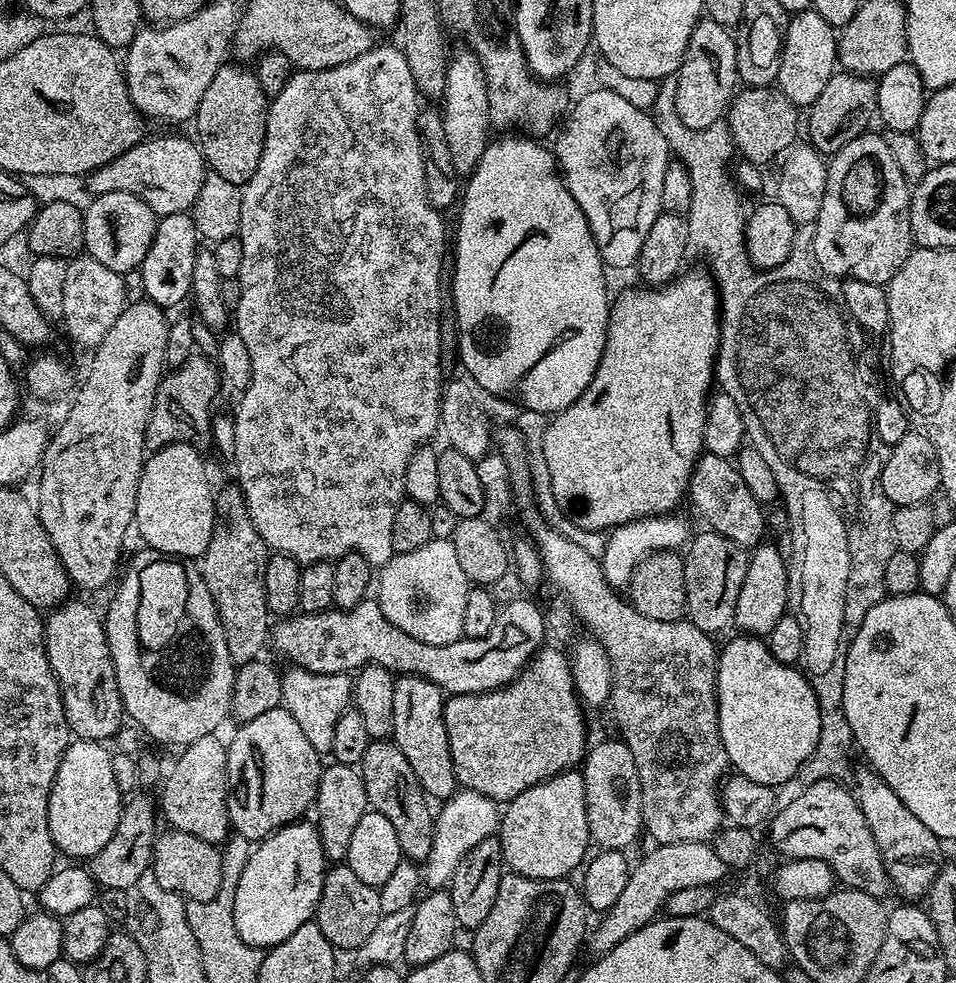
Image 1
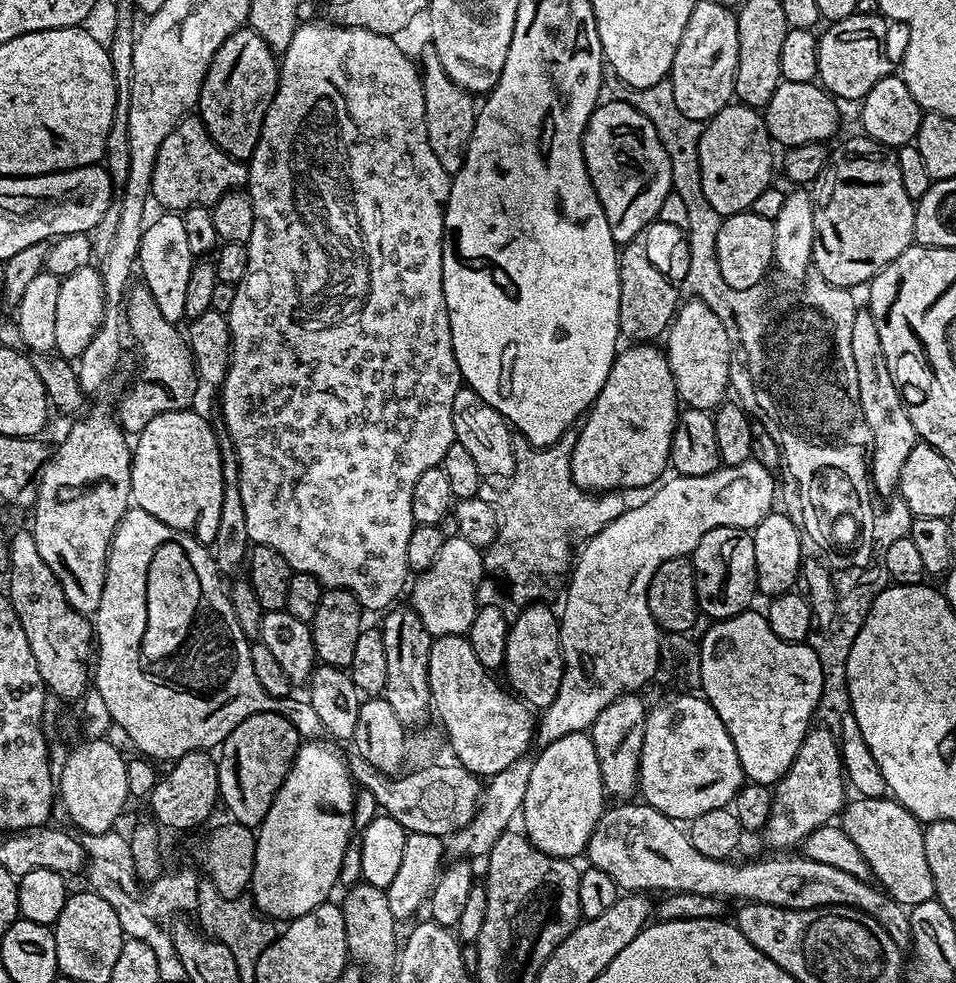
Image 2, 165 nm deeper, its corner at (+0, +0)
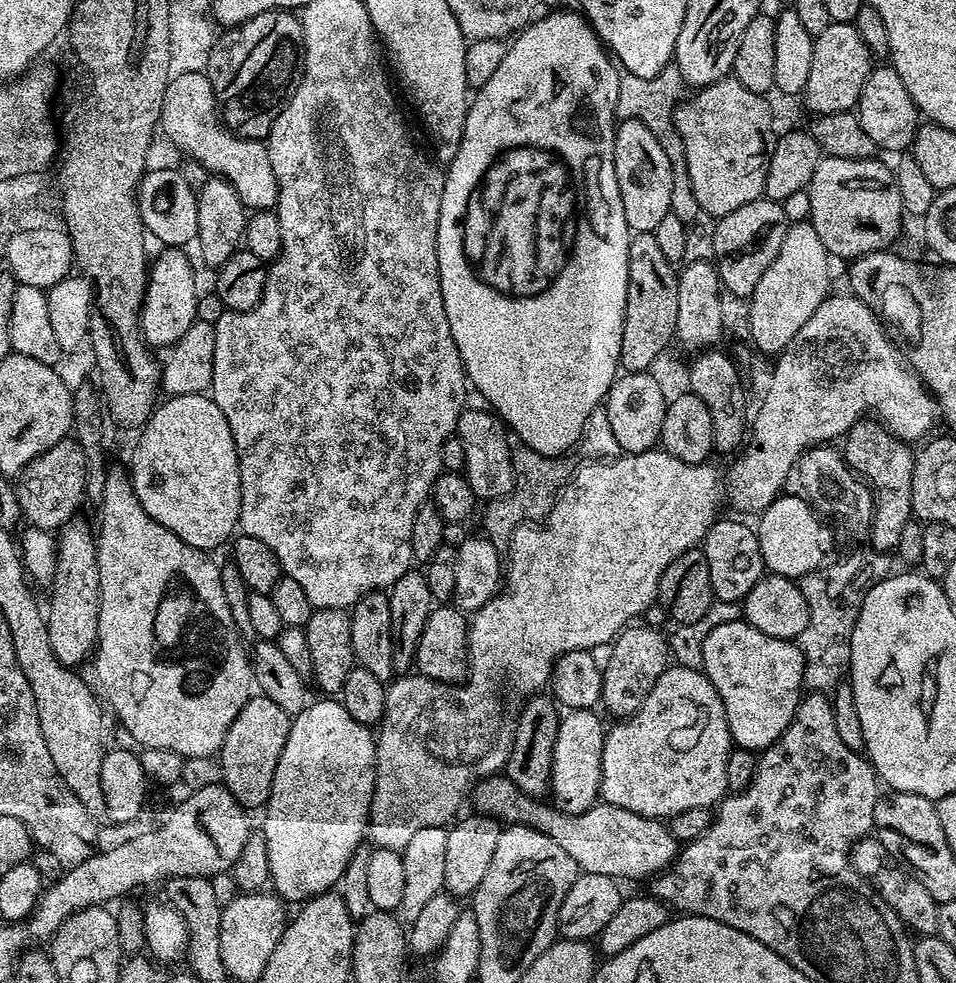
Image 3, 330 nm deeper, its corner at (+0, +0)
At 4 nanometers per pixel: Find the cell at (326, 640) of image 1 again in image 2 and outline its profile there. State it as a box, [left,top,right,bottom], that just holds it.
[502,602,564,710]

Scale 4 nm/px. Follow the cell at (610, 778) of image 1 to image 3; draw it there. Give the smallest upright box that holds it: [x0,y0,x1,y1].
[600,624,670,718]

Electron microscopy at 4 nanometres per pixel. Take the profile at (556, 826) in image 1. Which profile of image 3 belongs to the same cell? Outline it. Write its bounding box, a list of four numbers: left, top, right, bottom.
[550,708,606,816]

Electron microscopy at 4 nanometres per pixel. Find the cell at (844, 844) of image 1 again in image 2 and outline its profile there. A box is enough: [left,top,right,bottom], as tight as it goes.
[842,796,936,906]

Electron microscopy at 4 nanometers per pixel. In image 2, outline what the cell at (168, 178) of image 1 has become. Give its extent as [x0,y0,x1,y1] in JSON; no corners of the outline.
[151,114,248,210]

